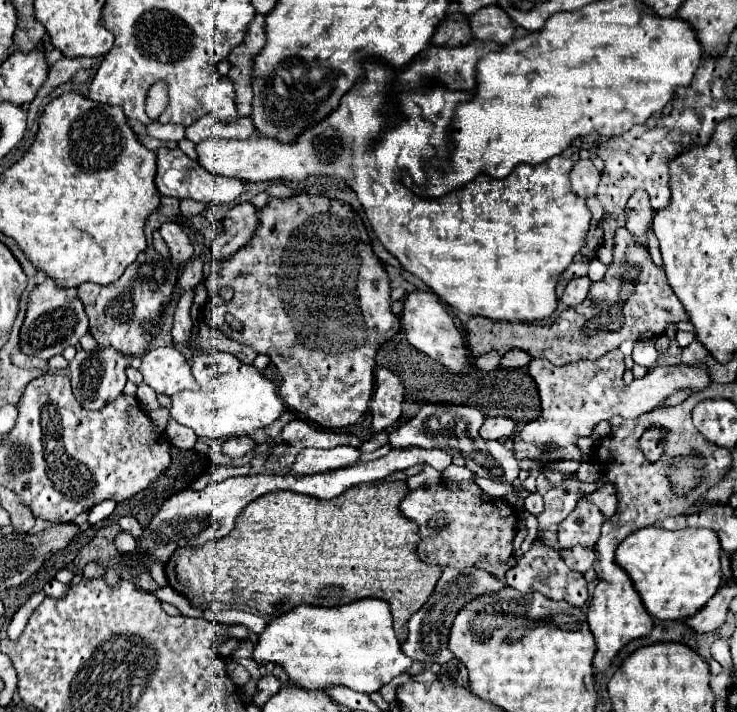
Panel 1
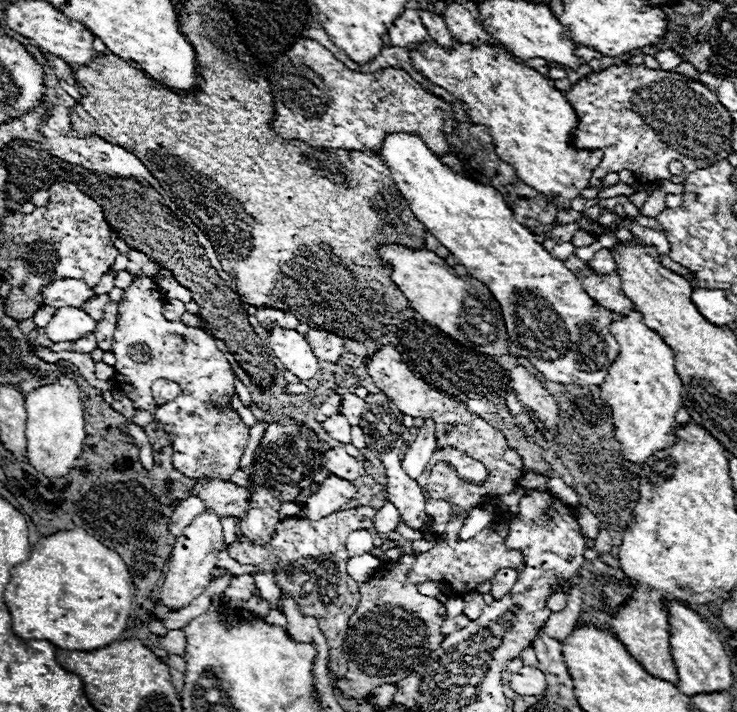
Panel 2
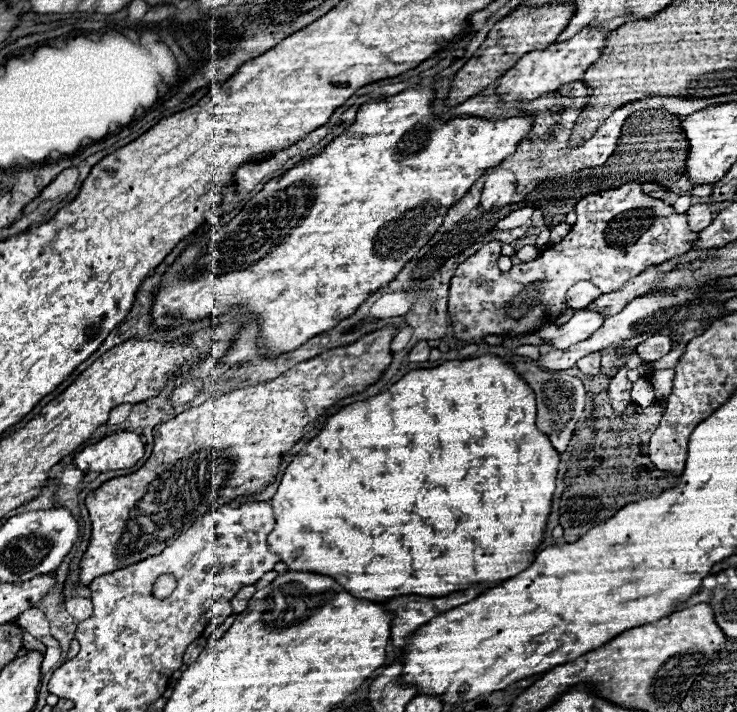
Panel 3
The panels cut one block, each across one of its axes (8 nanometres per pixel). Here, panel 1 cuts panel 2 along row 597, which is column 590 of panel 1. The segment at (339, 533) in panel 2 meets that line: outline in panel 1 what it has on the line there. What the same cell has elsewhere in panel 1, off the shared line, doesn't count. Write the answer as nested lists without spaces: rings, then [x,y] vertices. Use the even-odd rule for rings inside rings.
[[[626,226],[618,228],[614,234],[614,248],[620,252],[614,254],[612,264],[608,264],[606,274],[600,282],[590,286],[590,294],[578,306],[566,308],[560,318],[568,320],[562,328],[552,322],[548,324],[522,324],[522,322],[492,322],[482,316],[474,316],[466,324],[468,346],[474,356],[480,356],[490,350],[498,350],[500,354],[522,348],[532,358],[546,358],[556,366],[566,362],[576,362],[582,358],[594,360],[610,350],[616,350],[624,340],[650,340],[666,332],[670,324],[690,322],[688,312],[678,302],[676,294],[670,290],[666,282],[664,268],[652,262],[652,256],[646,246],[634,242],[630,230]],[[626,288],[626,290],[624,290]],[[626,292],[626,302],[622,294]]]

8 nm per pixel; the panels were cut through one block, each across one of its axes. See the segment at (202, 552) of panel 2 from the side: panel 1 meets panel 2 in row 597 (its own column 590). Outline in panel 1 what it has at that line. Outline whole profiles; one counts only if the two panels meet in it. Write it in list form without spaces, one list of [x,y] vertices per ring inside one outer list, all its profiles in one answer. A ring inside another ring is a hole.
[[[578,160],[570,172],[572,192],[580,198],[592,198],[596,196],[600,178],[602,174],[596,170],[596,166],[590,160]]]

